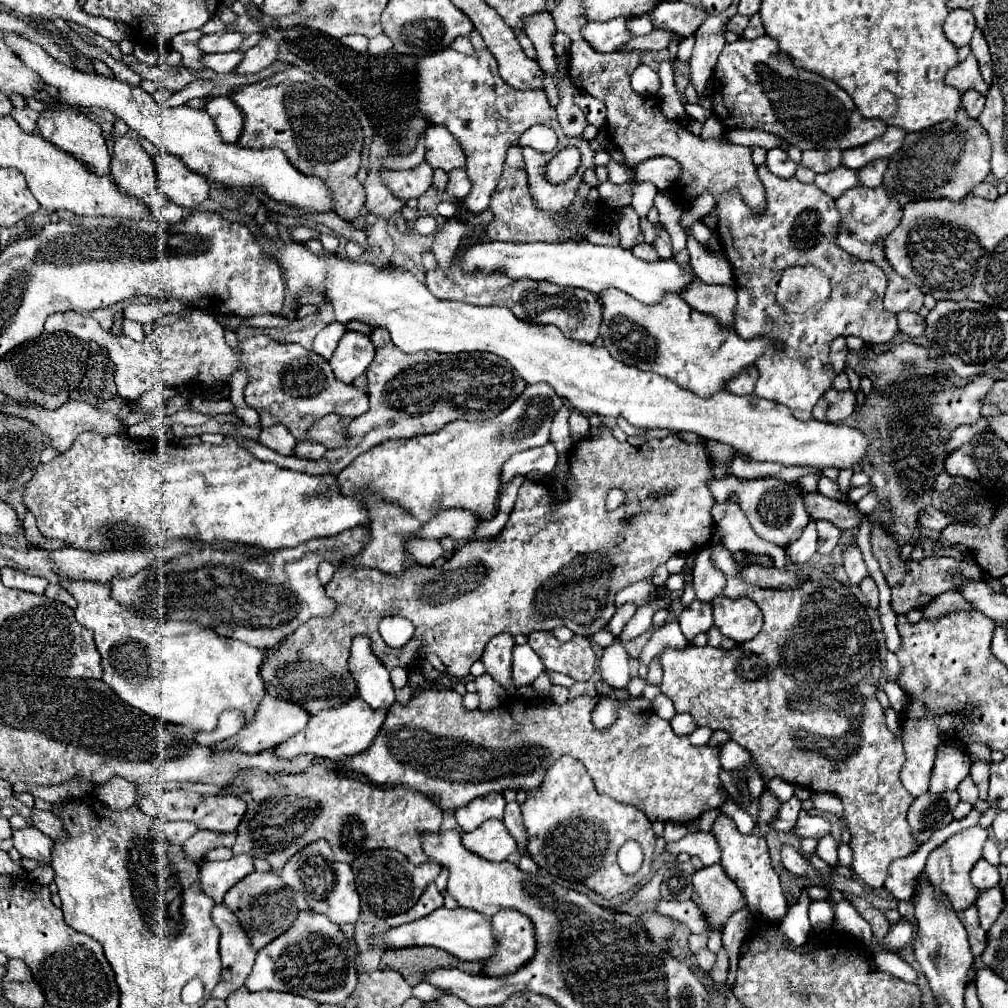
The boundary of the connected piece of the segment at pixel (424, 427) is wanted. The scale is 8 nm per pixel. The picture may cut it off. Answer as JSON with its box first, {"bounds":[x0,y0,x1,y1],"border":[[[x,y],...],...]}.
{"bounds":[227,328,525,474],"border":[[[375,328],[371,332],[371,340],[375,344],[375,358],[373,358],[373,366],[367,368],[367,394],[371,400],[371,408],[353,418],[351,424],[347,426],[347,436],[345,436],[345,446],[341,448],[329,448],[325,452],[325,456],[321,460],[301,460],[295,456],[281,456],[275,450],[269,450],[265,446],[261,446],[259,442],[241,436],[239,432],[231,432],[227,436],[237,438],[237,442],[249,450],[253,456],[257,456],[259,460],[265,462],[275,462],[281,468],[289,468],[289,470],[297,470],[297,472],[305,472],[305,474],[339,474],[343,468],[347,468],[359,454],[363,454],[367,448],[383,442],[383,440],[391,440],[391,438],[413,438],[413,436],[421,436],[421,434],[433,434],[437,430],[441,430],[445,424],[453,422],[453,420],[487,420],[497,416],[499,412],[503,412],[505,408],[509,408],[509,404],[513,404],[517,400],[517,396],[525,390],[525,380],[521,380],[517,376],[517,372],[499,356],[495,354],[485,354],[485,352],[475,352],[475,354],[461,354],[461,356],[449,356],[449,354],[439,354],[439,352],[415,352],[415,354],[405,354],[401,352],[393,340],[389,338],[389,332],[385,332],[385,328]]]}

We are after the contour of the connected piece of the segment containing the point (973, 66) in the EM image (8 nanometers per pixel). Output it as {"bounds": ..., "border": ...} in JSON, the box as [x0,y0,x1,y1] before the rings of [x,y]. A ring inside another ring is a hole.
{"bounds":[945,54,987,94],"border":[[[969,54],[963,62],[959,62],[957,66],[953,66],[945,74],[945,84],[957,88],[959,92],[975,88],[981,94],[987,94],[987,84],[983,80],[981,72],[979,72],[979,64],[977,64],[977,58],[973,54]]]}

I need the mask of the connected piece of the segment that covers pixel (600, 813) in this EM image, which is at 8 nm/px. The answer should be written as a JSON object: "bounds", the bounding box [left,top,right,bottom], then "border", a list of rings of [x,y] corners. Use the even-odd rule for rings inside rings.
{"bounds":[521,756,655,898],"border":[[[571,756],[559,758],[549,768],[541,788],[521,804],[521,814],[529,832],[529,856],[551,876],[581,882],[603,898],[615,898],[633,890],[649,874],[655,846],[649,820],[633,806],[599,796],[585,766]],[[627,840],[639,842],[645,854],[635,874],[625,874],[617,864],[617,852]]]}

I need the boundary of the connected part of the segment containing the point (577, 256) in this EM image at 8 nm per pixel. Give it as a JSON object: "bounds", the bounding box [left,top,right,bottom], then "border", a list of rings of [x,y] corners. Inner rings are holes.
{"bounds":[461,242,697,304],"border":[[[489,242],[475,244],[465,250],[461,256],[461,268],[471,270],[503,270],[511,278],[531,278],[531,280],[549,280],[559,286],[575,286],[585,288],[589,292],[603,292],[607,288],[617,288],[643,304],[657,304],[665,294],[679,294],[689,288],[697,278],[693,268],[679,266],[673,258],[645,262],[631,254],[631,250],[623,250],[621,246],[597,246],[591,242],[563,242],[563,244],[505,244],[505,242]]]}

